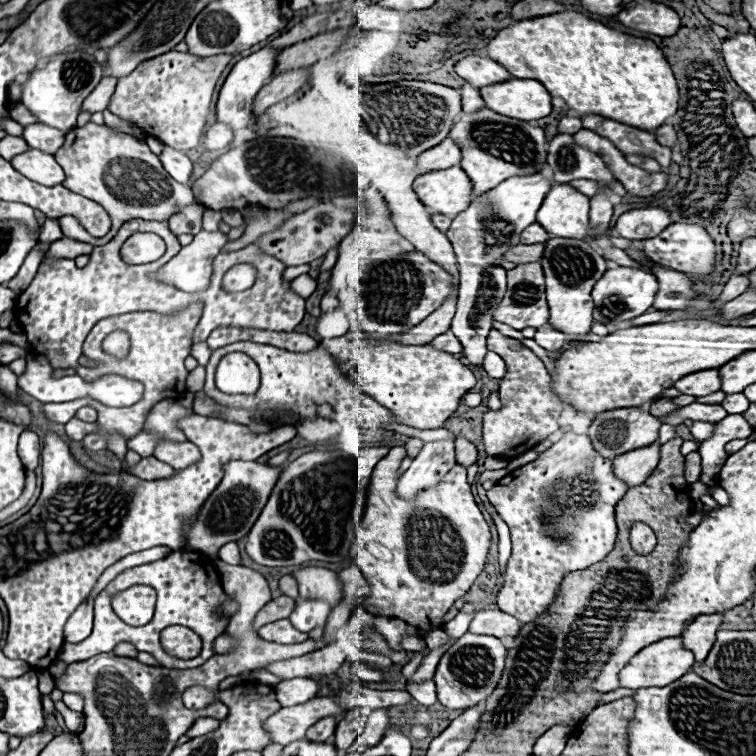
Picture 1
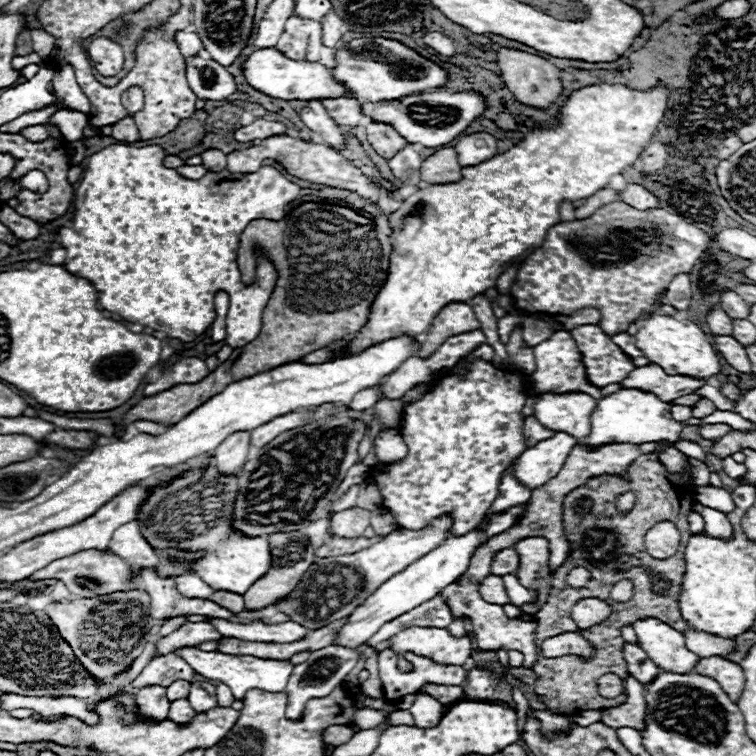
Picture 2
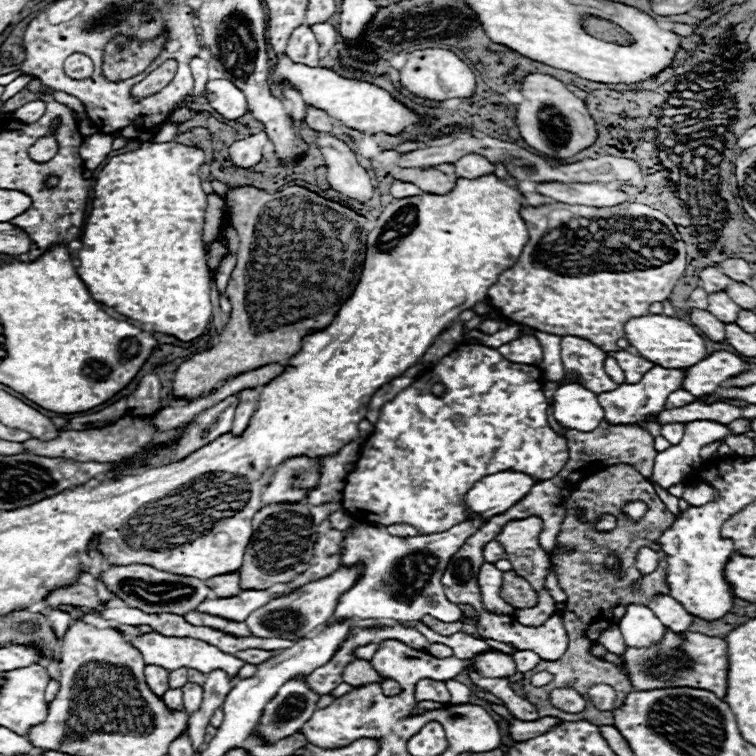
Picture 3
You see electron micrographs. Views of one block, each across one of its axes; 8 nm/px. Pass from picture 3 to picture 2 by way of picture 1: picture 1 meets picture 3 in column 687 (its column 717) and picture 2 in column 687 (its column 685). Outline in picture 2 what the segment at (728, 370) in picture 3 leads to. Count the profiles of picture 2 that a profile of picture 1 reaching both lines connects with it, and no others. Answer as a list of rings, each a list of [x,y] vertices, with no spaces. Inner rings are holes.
[[[648,364],[632,370],[622,382],[622,388],[644,388],[644,392],[656,392],[660,400],[676,400],[680,396],[692,394],[696,388],[704,386],[704,380],[690,376],[670,376],[658,364]]]

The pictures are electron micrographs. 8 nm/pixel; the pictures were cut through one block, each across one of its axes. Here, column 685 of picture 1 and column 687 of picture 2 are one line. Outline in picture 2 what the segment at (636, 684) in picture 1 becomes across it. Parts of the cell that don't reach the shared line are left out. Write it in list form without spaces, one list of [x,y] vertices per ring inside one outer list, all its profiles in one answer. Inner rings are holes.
[[[656,618],[634,622],[632,628],[636,630],[640,646],[648,652],[654,664],[660,666],[660,670],[676,672],[676,674],[694,672],[700,656],[696,656],[686,648],[686,640],[682,632],[670,628],[668,624]]]

